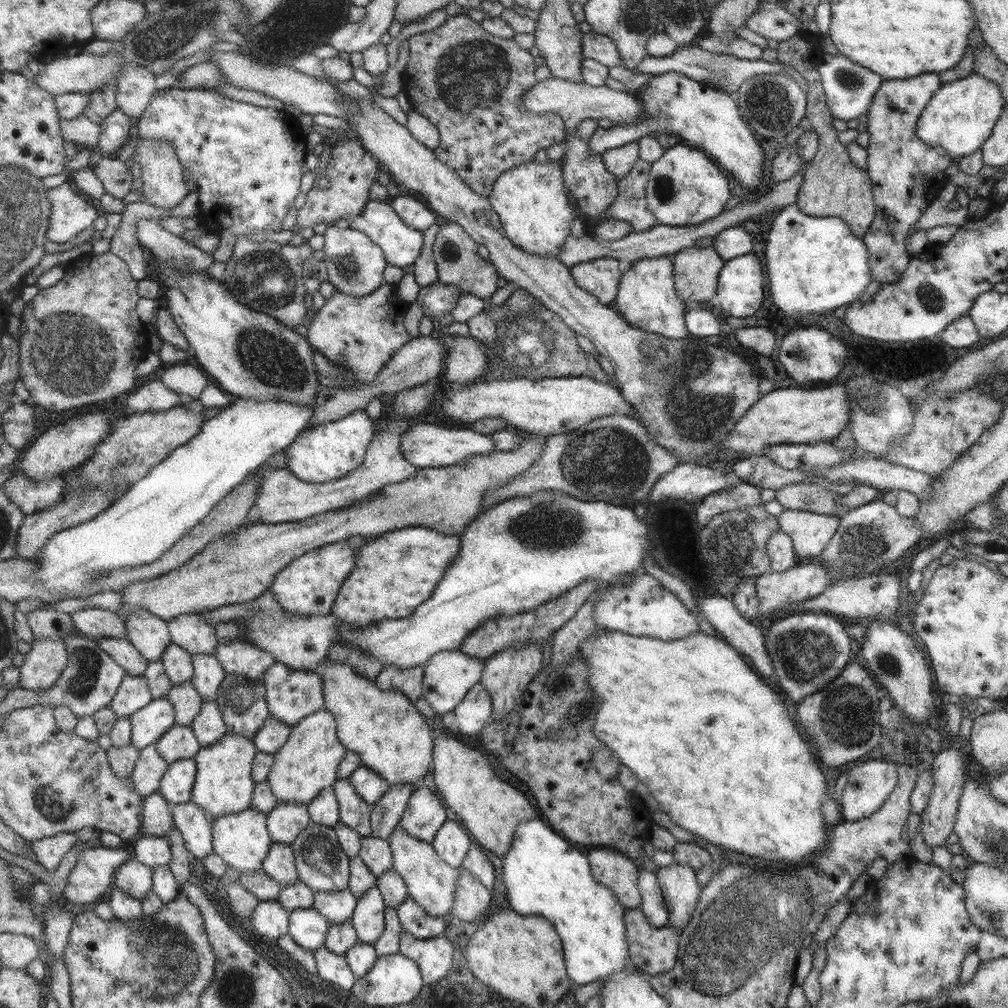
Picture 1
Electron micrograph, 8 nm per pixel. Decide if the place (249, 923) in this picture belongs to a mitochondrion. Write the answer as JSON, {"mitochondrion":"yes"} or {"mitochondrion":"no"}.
{"mitochondrion":"no"}

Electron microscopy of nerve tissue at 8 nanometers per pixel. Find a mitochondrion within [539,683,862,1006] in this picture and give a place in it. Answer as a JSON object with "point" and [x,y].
{"point":[741,929]}

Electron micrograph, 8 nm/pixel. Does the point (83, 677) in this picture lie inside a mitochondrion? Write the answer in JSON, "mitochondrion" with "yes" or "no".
{"mitochondrion":"yes"}

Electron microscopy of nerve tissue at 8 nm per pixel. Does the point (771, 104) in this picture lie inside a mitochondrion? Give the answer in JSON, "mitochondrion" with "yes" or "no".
{"mitochondrion":"yes"}

